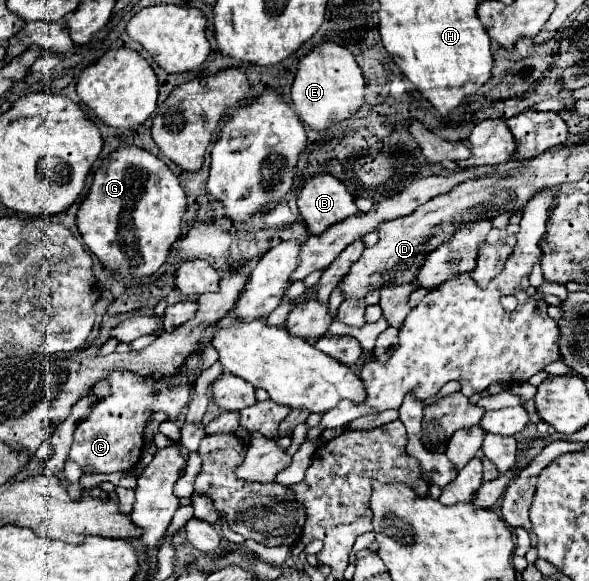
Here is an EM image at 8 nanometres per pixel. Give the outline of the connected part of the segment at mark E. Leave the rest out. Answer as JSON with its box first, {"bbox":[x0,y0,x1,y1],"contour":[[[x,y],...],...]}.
{"bbox":[290,42,366,132],"contour":[[[322,42],[300,60],[290,96],[300,120],[314,132],[326,132],[332,124],[354,116],[366,102],[364,76],[350,50],[334,42]]]}

